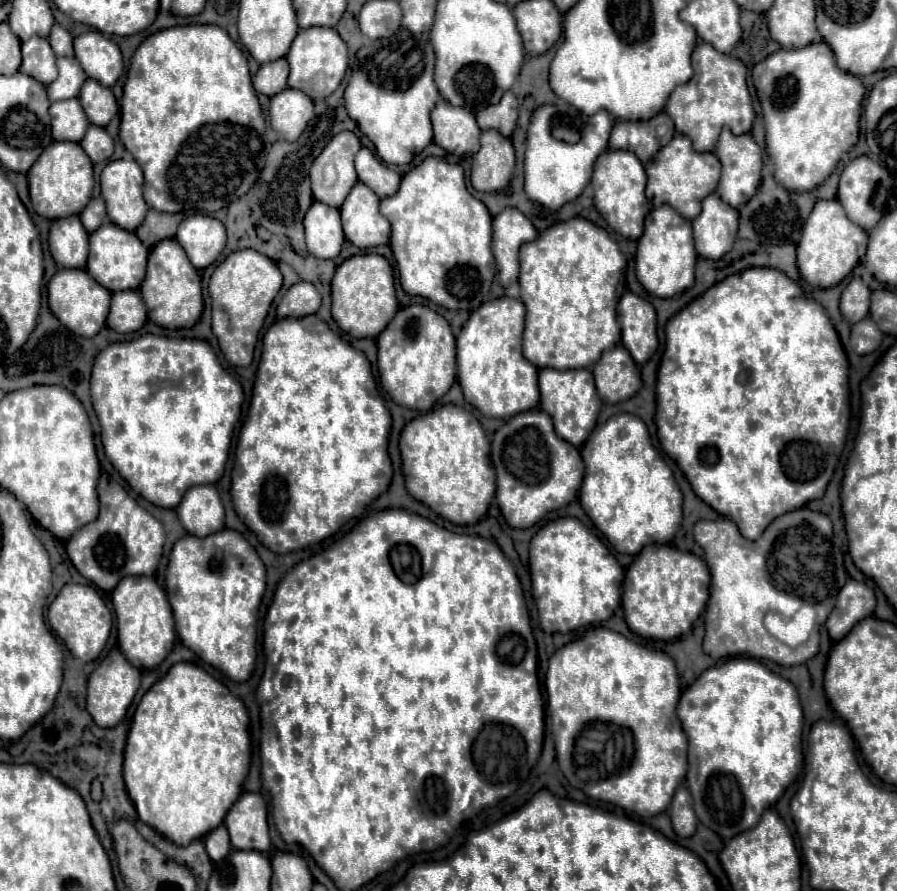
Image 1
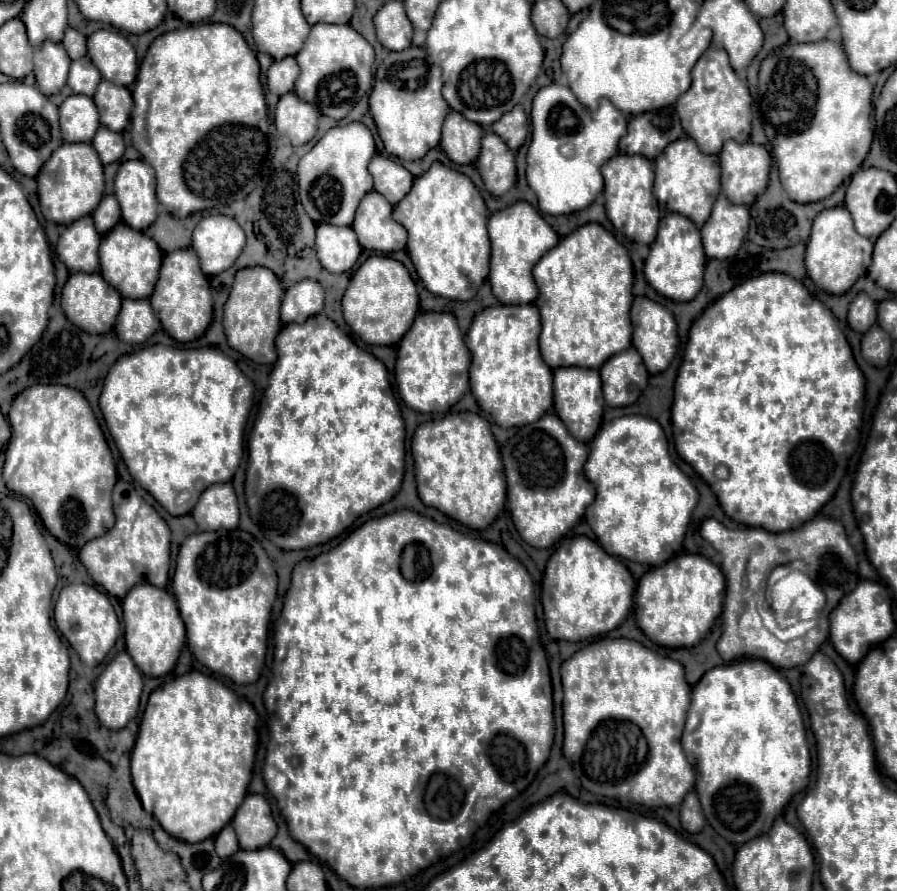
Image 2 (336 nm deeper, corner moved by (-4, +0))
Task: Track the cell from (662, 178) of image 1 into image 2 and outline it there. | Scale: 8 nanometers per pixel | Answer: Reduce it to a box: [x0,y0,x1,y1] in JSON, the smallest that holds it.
[653,137,721,227]

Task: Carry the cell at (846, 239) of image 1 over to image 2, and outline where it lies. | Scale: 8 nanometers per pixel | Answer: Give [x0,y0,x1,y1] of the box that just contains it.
[805,205,873,295]

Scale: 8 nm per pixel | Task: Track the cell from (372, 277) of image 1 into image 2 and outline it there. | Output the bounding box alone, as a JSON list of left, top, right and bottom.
[343,255,417,345]

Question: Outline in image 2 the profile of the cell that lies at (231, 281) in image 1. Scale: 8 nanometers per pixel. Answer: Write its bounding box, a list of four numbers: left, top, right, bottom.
[223,267,283,363]

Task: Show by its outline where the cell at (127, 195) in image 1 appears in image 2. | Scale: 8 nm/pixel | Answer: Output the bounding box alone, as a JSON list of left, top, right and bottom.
[115,159,157,229]

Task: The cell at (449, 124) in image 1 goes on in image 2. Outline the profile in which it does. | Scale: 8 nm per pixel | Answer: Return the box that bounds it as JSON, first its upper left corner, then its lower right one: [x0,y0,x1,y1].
[441,111,483,165]

